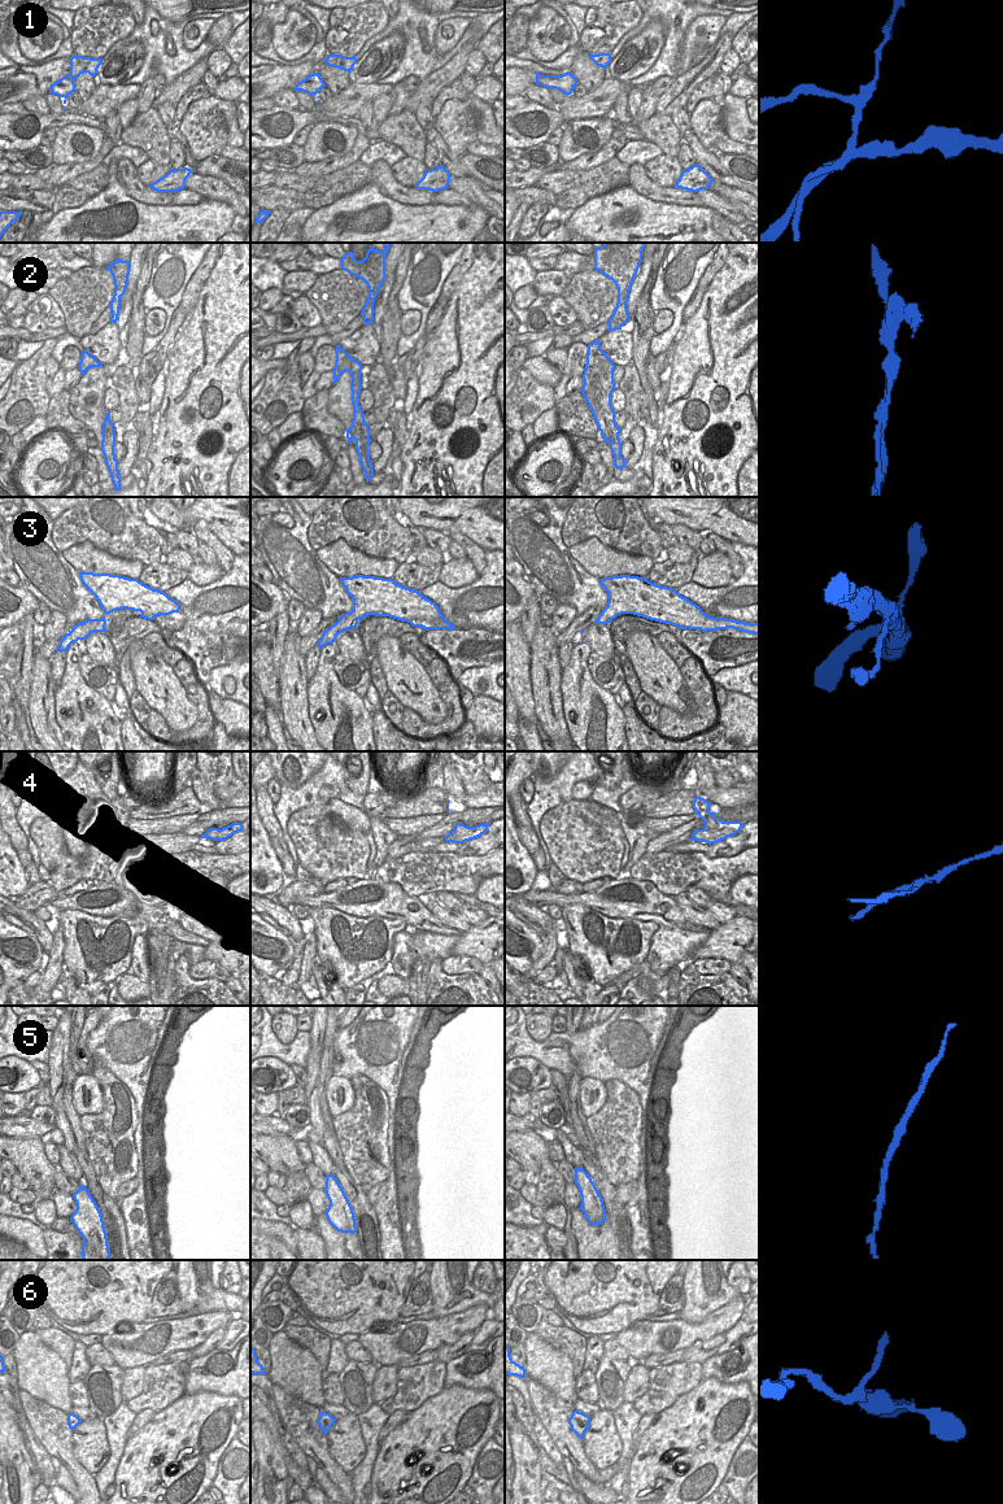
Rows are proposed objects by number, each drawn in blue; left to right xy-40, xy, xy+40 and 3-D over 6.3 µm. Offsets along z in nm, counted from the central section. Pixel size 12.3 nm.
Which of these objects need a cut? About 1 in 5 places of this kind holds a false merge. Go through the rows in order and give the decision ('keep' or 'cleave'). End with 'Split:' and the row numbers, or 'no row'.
1: cleave
2: cleave
3: keep
4: cleave
5: keep
6: keep
Split: 1, 2, 4

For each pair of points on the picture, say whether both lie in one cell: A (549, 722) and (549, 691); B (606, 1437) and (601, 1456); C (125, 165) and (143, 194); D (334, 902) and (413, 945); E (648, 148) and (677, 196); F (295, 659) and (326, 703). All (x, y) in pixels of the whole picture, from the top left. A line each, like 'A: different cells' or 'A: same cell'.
A: same cell
B: same cell
C: same cell
D: different cells
E: different cells
F: different cells

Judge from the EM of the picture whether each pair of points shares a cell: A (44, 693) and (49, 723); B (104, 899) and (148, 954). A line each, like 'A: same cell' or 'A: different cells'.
A: same cell
B: different cells

